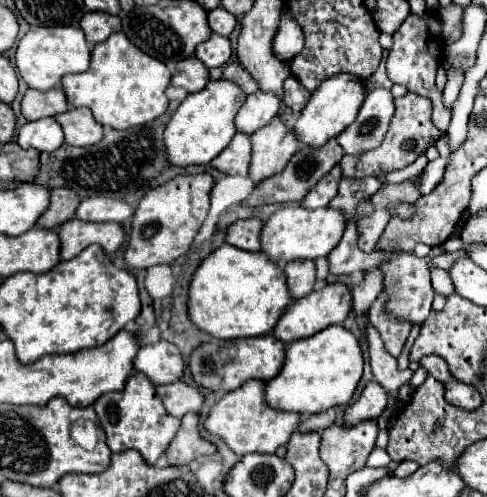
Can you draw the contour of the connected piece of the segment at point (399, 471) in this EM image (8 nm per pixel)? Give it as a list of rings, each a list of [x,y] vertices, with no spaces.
[[[405,461],[399,464],[399,466],[394,470],[393,474],[399,478],[405,478],[417,471],[419,465],[417,462]]]

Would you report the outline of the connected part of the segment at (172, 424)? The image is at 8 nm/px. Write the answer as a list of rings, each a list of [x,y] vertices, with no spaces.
[[[131,374],[125,382],[125,388],[119,392],[103,394],[95,400],[95,412],[107,432],[107,444],[111,452],[125,452],[137,450],[147,464],[155,464],[155,460],[165,452],[171,438],[179,430],[179,418],[171,418],[163,410],[161,398],[155,394],[155,386],[147,382],[145,374]]]

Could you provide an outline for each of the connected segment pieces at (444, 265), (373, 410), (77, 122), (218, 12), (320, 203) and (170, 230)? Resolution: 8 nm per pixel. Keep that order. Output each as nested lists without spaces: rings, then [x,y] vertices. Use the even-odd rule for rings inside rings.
[[[457,250],[457,252],[447,252],[447,254],[441,254],[441,256],[435,256],[429,260],[429,268],[441,268],[441,270],[447,270],[451,266],[451,262],[455,262],[455,256],[467,256],[465,250]]]
[[[369,382],[363,388],[359,400],[345,408],[341,422],[343,422],[343,426],[357,426],[365,420],[377,420],[379,414],[385,410],[385,404],[387,404],[385,388],[381,384]]]
[[[87,108],[67,110],[55,116],[55,120],[65,132],[65,142],[71,146],[91,146],[103,138],[103,126],[95,122],[91,110]]]
[[[223,6],[209,12],[209,26],[211,26],[211,30],[215,34],[229,36],[233,32],[235,24],[237,24],[237,18],[231,12],[227,12]]]
[[[327,174],[323,176],[315,188],[309,190],[309,194],[303,198],[301,206],[307,210],[315,210],[315,208],[325,208],[329,206],[329,202],[337,196],[337,184],[339,178],[337,174]]]
[[[197,174],[173,178],[171,182],[157,186],[157,190],[147,192],[131,218],[131,236],[123,256],[125,266],[129,270],[149,268],[155,264],[171,264],[179,256],[185,256],[203,220],[207,218],[211,186],[213,178],[209,174]]]

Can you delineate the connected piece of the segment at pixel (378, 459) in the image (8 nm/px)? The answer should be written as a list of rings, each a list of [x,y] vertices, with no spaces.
[[[375,446],[366,460],[368,467],[385,467],[391,462],[386,450]]]

